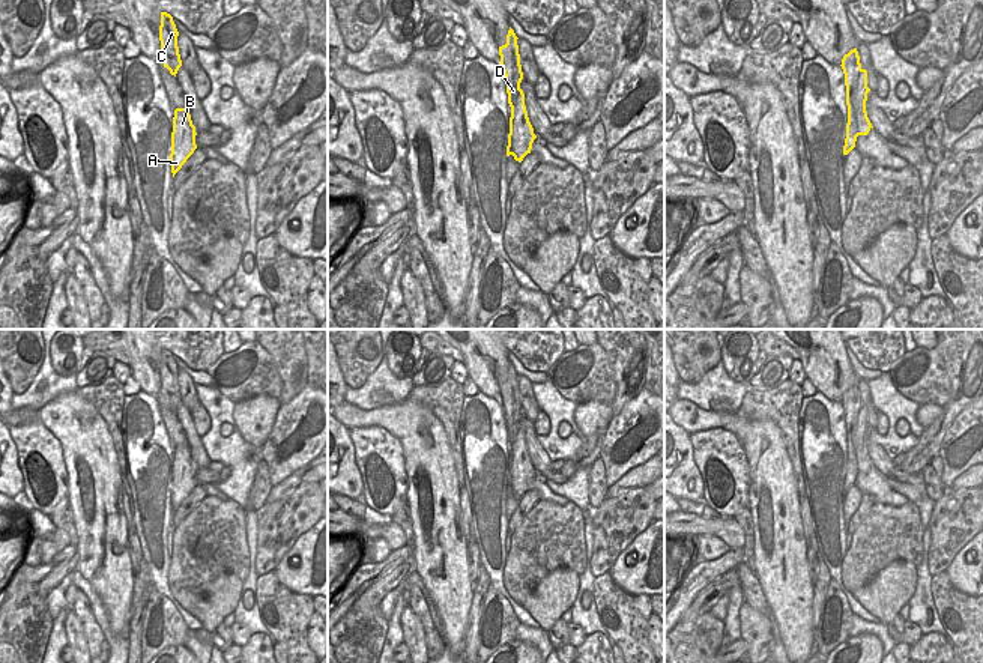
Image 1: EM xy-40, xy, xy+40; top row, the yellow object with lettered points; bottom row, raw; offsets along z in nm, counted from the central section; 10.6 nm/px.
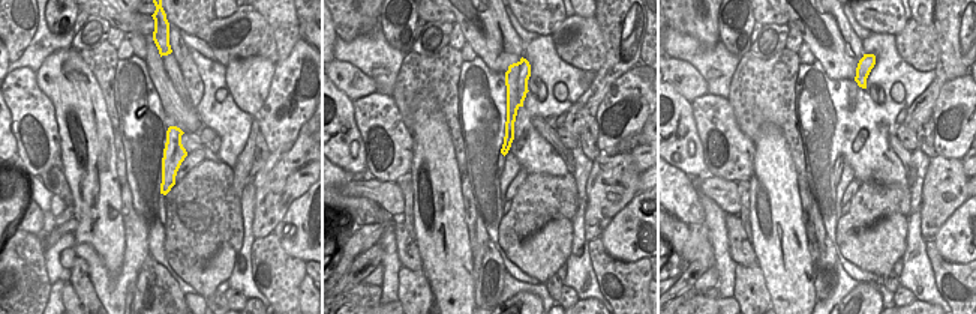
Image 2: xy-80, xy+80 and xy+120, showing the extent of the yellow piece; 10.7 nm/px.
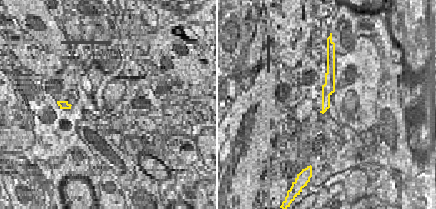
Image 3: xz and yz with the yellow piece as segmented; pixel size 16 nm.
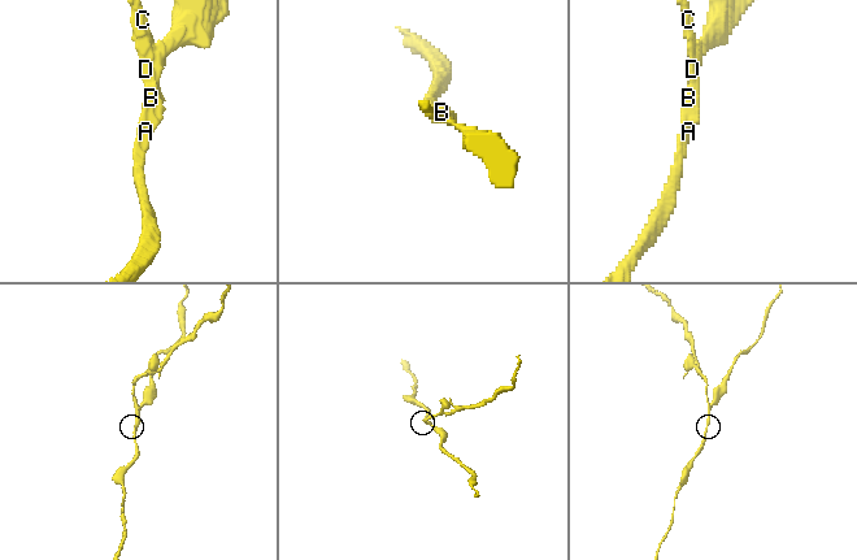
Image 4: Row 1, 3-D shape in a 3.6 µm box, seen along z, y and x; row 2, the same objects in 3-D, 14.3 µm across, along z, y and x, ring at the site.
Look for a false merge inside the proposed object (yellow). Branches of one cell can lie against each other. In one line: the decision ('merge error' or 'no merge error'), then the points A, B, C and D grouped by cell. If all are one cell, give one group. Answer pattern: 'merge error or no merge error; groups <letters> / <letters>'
merge error; groups A B / C D

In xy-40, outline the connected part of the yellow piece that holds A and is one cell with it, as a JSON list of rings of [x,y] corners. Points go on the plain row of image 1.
[[[188,442],[185,445],[176,445],[173,454],[171,490],[170,490],[170,502],[173,514],[197,486],[195,472],[197,469],[191,457]]]

